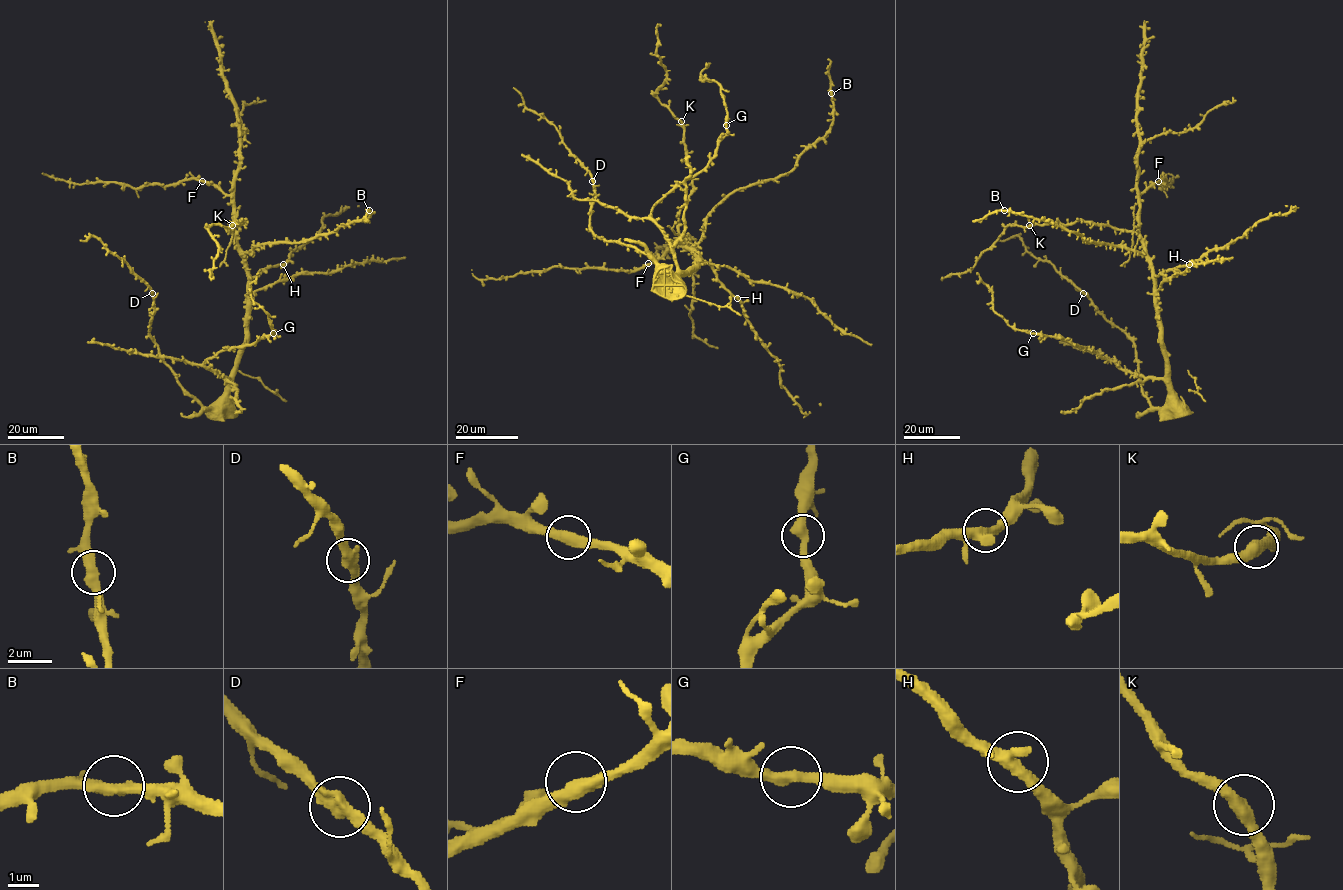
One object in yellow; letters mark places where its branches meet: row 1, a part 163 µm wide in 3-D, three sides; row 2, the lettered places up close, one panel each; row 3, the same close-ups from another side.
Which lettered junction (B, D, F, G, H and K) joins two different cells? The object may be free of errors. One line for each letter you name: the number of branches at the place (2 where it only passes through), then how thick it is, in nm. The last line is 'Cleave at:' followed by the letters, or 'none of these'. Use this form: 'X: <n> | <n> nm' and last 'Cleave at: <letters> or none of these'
Cleave at: none of these

